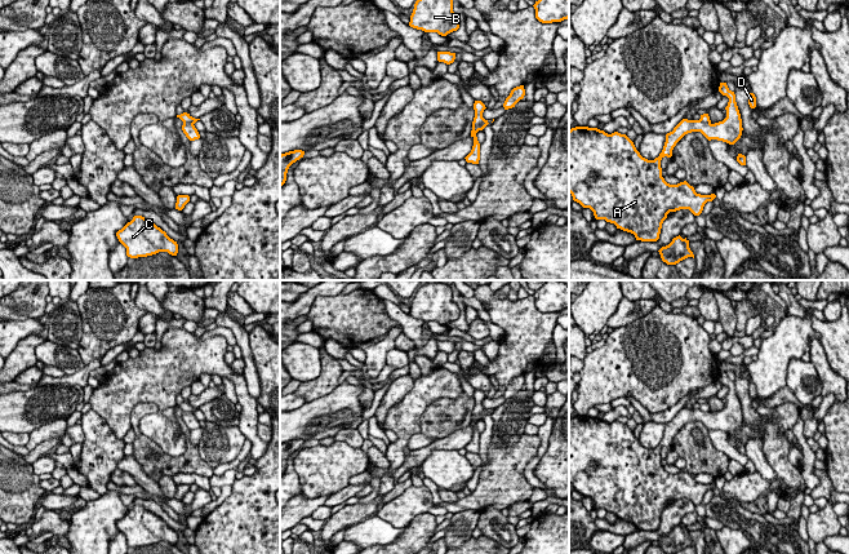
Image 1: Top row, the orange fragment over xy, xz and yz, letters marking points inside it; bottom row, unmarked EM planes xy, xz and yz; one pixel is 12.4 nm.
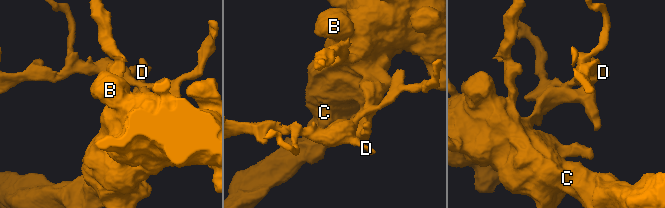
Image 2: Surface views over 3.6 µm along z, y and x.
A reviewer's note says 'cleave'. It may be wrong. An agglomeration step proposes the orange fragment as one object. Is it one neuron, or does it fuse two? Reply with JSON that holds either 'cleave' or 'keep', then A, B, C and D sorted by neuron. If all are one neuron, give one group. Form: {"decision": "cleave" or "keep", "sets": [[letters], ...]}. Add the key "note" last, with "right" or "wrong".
{"decision": "cleave", "sets": [["A", "B", "C"], ["D"]], "note": "right"}

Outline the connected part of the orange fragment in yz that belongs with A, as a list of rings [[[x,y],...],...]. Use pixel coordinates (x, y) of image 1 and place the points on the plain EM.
[[[720,372],[719,381],[729,387],[726,407],[711,413],[701,409],[683,408],[672,421],[666,424],[662,442],[654,449],[640,444],[634,431],[618,421],[612,424],[597,417],[575,416],[569,420],[569,482],[573,489],[583,497],[590,497],[596,509],[614,513],[617,518],[631,522],[636,529],[657,531],[663,510],[670,501],[689,498],[699,505],[707,491],[716,484],[697,483],[686,470],[670,474],[662,466],[661,449],[672,446],[676,433],[688,422],[701,421],[708,430],[717,429],[734,434],[742,425],[742,408],[735,391],[735,384],[726,372]]]

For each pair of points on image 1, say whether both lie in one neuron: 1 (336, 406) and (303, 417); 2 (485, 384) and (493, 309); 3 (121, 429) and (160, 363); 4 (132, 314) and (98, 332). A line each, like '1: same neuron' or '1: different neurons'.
1: same neuron
2: different neurons
3: same neuron
4: same neuron

